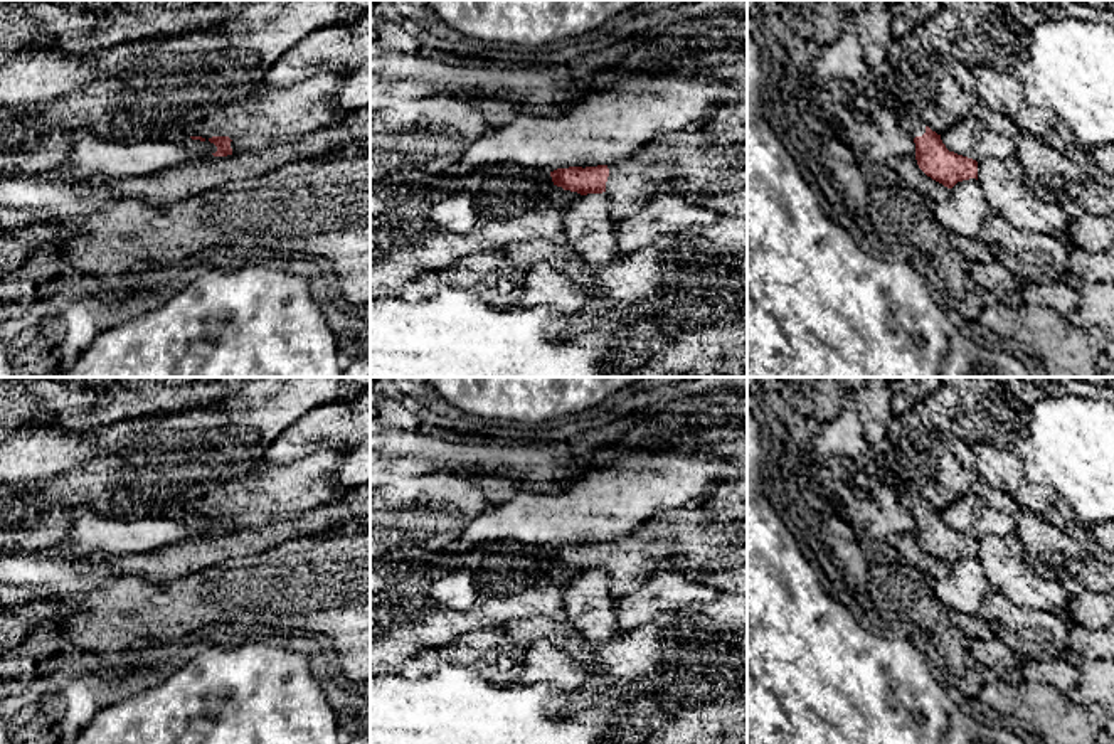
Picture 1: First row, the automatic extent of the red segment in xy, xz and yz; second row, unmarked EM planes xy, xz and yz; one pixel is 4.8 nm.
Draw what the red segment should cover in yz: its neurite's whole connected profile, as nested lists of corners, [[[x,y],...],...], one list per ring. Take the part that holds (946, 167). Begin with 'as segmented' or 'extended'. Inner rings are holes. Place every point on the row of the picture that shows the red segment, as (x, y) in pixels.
extended; [[[907,101],[899,104],[899,123],[914,136],[915,160],[927,177],[947,189],[963,180],[978,180],[978,162],[949,151],[941,135],[932,131]]]

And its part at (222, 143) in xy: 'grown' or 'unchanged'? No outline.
grown

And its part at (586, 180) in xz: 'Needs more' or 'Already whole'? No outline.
Needs more

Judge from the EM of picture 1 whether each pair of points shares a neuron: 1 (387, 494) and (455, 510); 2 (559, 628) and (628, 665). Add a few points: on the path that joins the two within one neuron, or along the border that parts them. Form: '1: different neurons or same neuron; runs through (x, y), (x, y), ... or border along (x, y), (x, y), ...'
1: same neuron; runs through (404, 510), (438, 510)
2: same neuron; runs through (576, 645), (591, 657), (611, 662)

